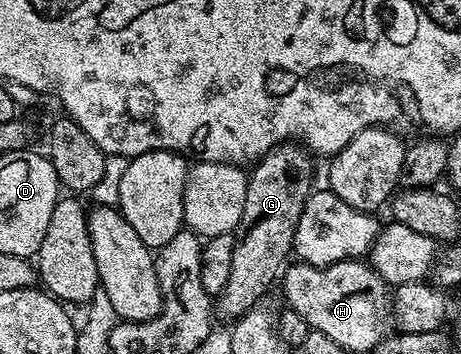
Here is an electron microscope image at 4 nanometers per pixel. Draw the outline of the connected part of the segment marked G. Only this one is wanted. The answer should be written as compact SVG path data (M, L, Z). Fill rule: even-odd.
M286 144L271 150L253 167L254 174L252 170L246 184L242 218L245 229L241 231L242 238L240 234L237 239L228 280L216 298L216 314L220 317L237 320L259 305L263 301L262 293L273 282L275 285L287 261L285 258L291 257L296 224L300 224L300 212L304 212L304 204L312 193L309 157L311 155L305 149Z

